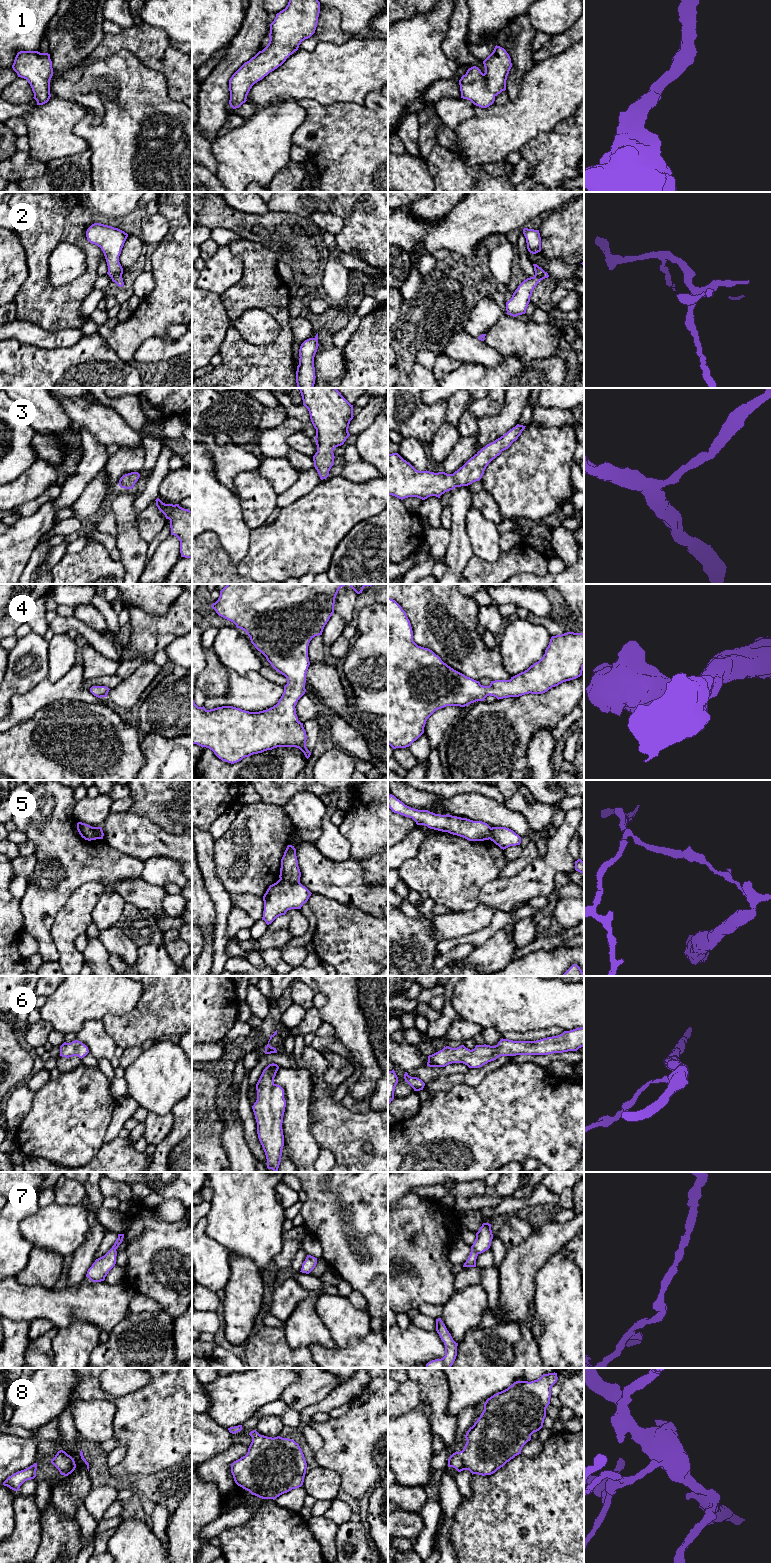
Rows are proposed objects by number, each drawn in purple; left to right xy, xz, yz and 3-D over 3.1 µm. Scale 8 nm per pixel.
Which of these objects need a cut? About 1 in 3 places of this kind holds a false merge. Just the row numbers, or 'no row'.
5

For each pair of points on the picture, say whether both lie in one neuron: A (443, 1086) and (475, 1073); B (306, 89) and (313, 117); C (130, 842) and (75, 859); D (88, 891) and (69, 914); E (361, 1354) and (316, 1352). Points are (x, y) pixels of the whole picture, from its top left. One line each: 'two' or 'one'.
A: one
B: two
C: two
D: one
E: one

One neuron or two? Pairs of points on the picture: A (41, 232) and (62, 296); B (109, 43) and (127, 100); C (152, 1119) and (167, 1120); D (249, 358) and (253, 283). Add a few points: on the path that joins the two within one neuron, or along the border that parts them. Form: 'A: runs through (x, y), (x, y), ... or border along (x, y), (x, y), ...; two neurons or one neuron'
A: runs through (40, 250), (40, 281), (44, 285); one neuron
B: border along (136, 57), (126, 50), (118, 50), (91, 62); two neurons
C: runs through (156, 1120), (163, 1120); one neuron
D: runs through (271, 351), (284, 338), (283, 316), (275, 305); one neuron

